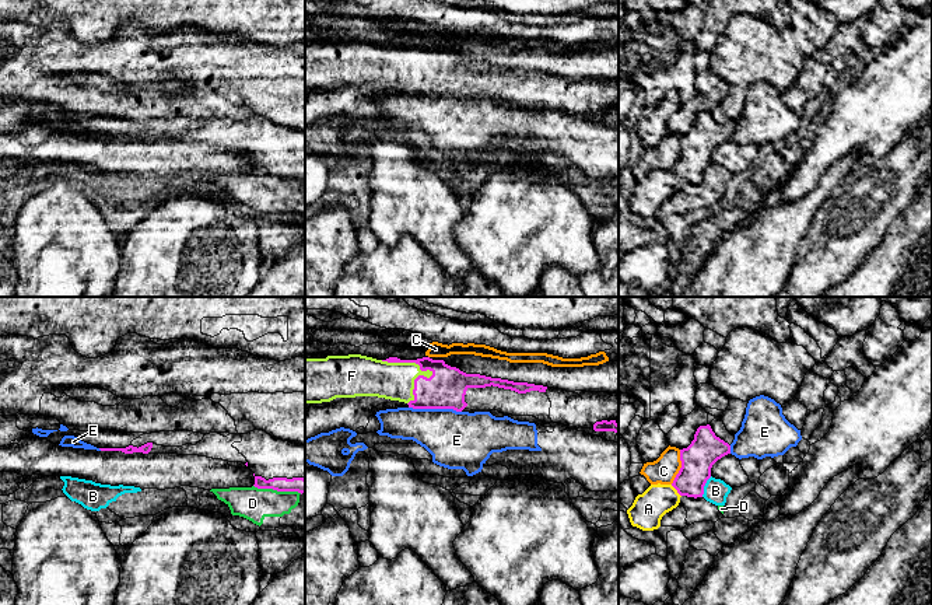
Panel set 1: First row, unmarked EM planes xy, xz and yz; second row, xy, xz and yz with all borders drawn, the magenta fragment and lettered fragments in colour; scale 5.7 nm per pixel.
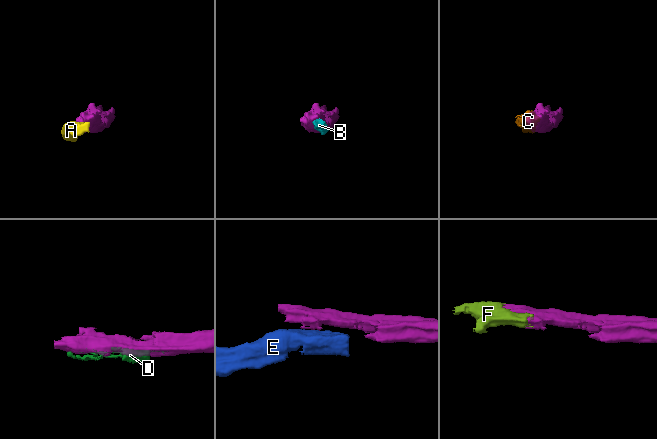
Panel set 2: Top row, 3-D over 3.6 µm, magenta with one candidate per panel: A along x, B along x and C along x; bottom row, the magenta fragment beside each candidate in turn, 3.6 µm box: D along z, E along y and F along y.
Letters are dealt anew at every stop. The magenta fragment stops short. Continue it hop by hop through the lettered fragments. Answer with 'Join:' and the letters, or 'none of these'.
Join: F

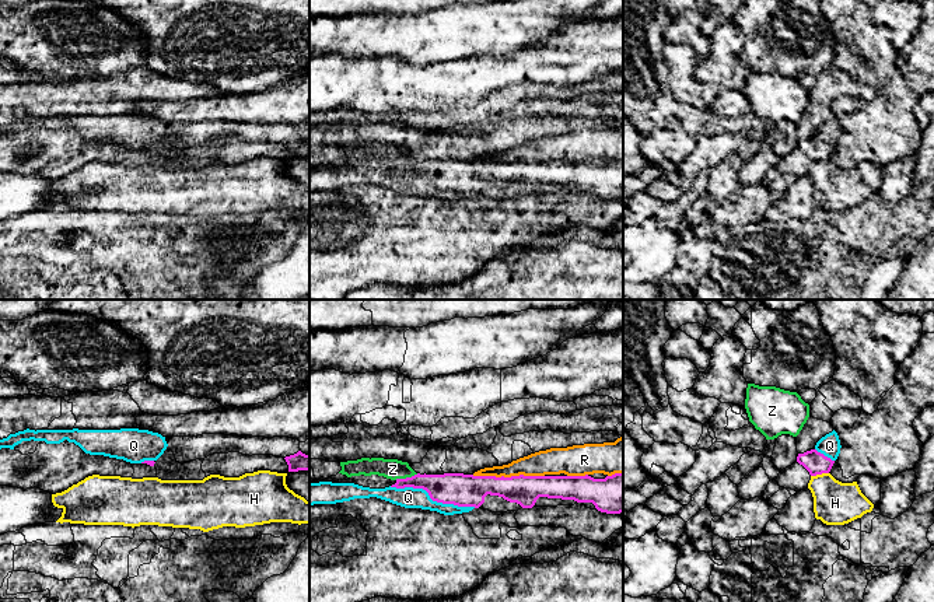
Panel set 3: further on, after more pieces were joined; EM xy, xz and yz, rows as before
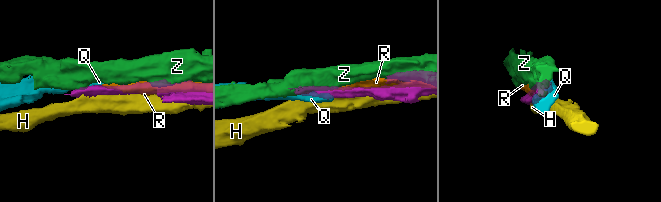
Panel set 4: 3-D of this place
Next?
Join: Q

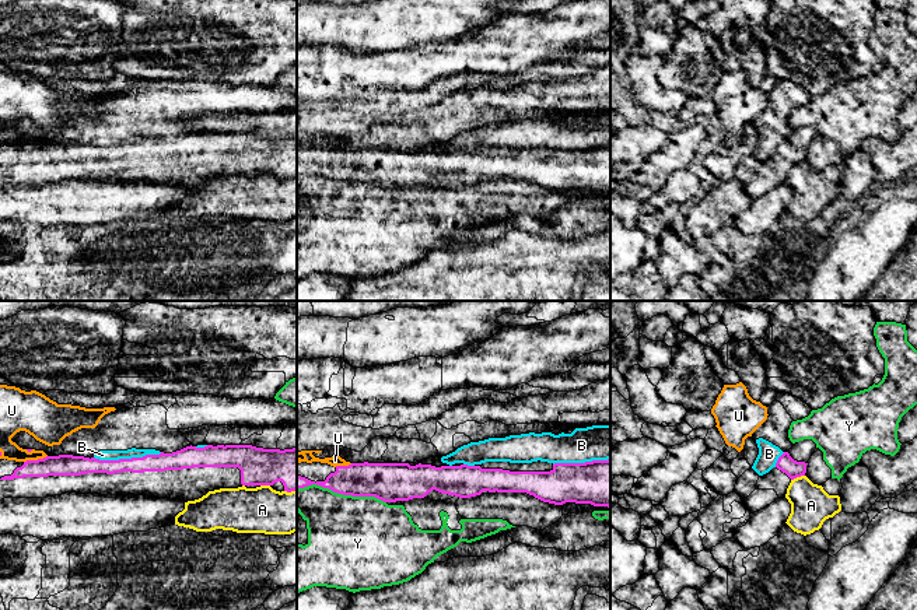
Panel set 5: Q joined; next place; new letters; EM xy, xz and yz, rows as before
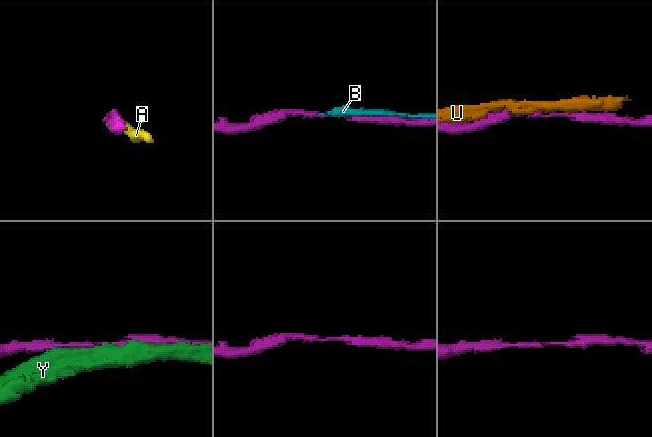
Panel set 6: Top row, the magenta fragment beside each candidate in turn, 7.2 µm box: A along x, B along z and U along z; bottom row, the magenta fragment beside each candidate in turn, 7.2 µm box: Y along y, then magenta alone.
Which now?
Join: none of these

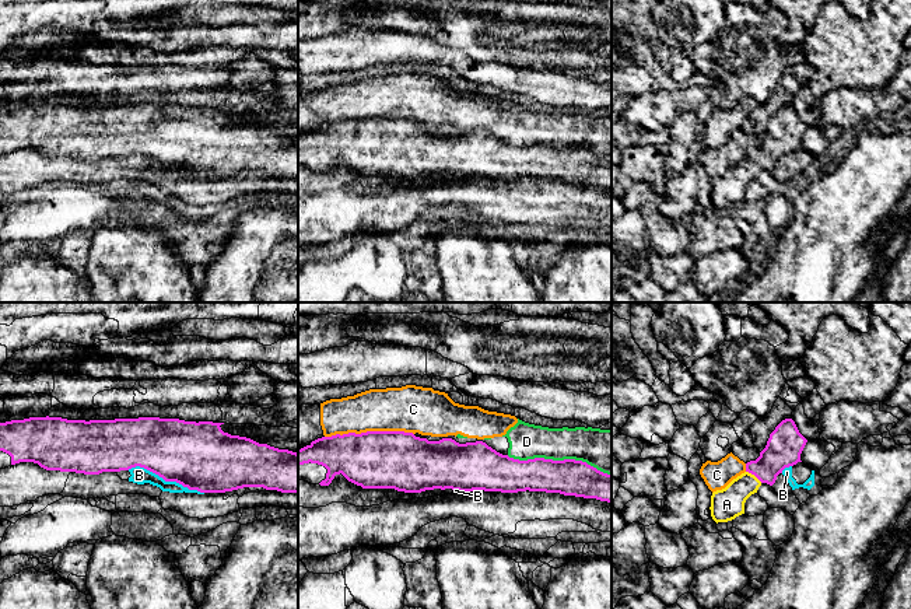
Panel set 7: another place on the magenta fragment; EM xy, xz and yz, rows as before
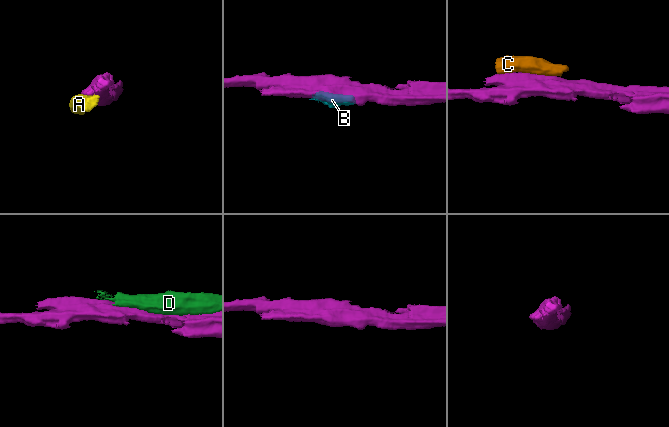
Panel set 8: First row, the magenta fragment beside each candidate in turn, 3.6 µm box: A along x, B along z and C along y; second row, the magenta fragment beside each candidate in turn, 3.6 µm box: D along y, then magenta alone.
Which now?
Join: none of these

